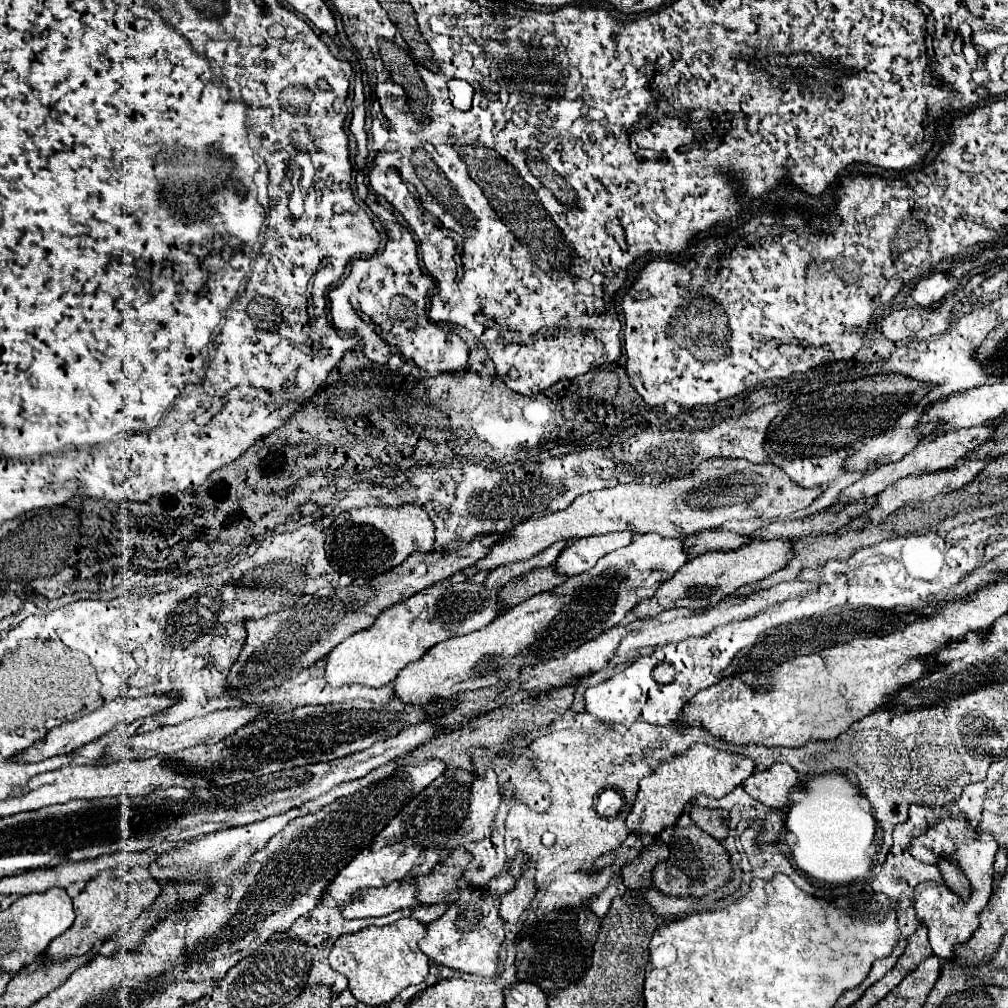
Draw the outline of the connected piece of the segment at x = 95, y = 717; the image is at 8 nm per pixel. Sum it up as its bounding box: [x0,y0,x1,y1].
[10,692,174,764]

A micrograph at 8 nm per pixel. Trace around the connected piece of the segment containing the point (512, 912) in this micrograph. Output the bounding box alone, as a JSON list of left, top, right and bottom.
[500,870,538,924]

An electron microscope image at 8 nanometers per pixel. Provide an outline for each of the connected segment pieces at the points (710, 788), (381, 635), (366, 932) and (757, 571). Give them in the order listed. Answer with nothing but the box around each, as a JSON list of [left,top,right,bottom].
[[626,744,752,838],[326,580,498,688],[328,918,428,1006],[632,540,792,620]]

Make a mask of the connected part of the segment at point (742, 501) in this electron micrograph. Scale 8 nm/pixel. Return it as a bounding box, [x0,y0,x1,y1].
[462,458,818,578]

